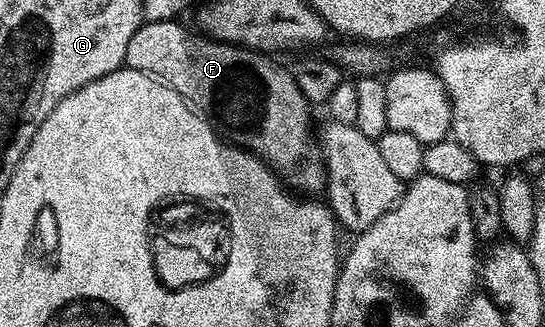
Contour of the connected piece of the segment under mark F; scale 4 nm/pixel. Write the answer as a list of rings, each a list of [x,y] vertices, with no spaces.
[[[178,19],[173,20],[147,20],[137,30],[137,34],[133,34],[133,38],[129,38],[129,46],[125,50],[125,58],[123,59],[126,67],[133,70],[141,70],[150,76],[156,76],[157,79],[162,80],[164,84],[169,85],[173,90],[177,90],[177,94],[183,97],[216,132],[224,141],[230,142],[232,145],[240,148],[246,148],[247,151],[252,152],[267,163],[268,168],[279,177],[280,181],[288,189],[294,190],[299,194],[319,194],[327,187],[327,168],[323,165],[323,153],[321,151],[320,141],[317,139],[317,132],[311,129],[311,112],[313,112],[312,105],[307,103],[305,94],[301,94],[301,90],[297,90],[297,82],[291,77],[290,71],[285,67],[282,68],[278,64],[278,59],[272,58],[270,55],[262,52],[254,52],[251,48],[240,48],[237,44],[225,44],[221,40],[212,40],[203,34],[196,34],[190,32],[185,25],[179,24]]]

